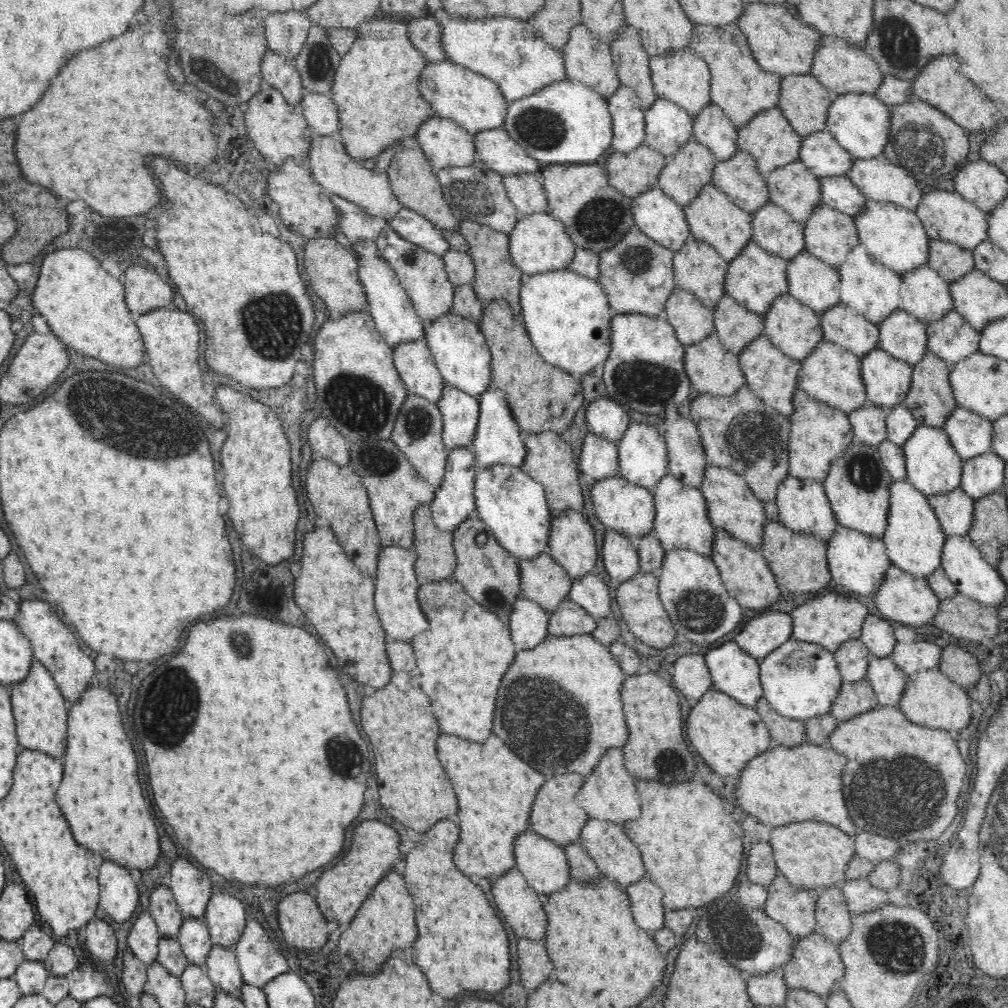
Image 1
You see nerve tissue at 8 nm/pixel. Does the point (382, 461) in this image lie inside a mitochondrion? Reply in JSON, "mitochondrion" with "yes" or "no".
{"mitochondrion":"yes"}

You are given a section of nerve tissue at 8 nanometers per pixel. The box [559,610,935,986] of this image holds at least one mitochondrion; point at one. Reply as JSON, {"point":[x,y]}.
{"point":[892,944]}

